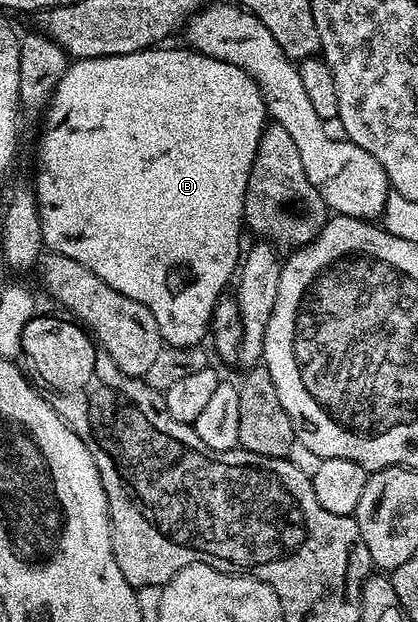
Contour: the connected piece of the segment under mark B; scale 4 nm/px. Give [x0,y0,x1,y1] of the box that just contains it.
[33,45,269,347]

